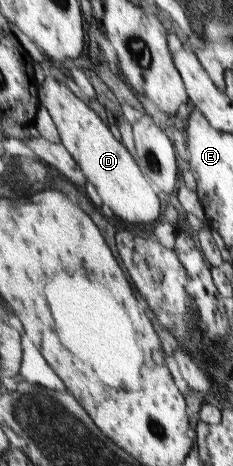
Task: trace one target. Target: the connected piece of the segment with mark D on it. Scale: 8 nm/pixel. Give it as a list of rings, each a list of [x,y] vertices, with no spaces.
[[[46,72],[44,84],[42,86],[38,85],[38,90],[41,105],[46,107],[54,124],[57,126],[61,144],[68,149],[72,158],[82,169],[87,181],[102,196],[106,206],[112,208],[114,214],[118,218],[122,218],[124,222],[128,222],[128,224],[152,224],[152,222],[156,222],[158,216],[160,216],[160,200],[158,200],[156,192],[152,190],[152,186],[144,178],[145,174],[142,174],[142,170],[136,164],[135,158],[130,154],[131,152],[112,135],[109,127],[96,115],[96,112],[76,97],[63,82],[56,82],[56,78],[50,75],[50,72]]]

